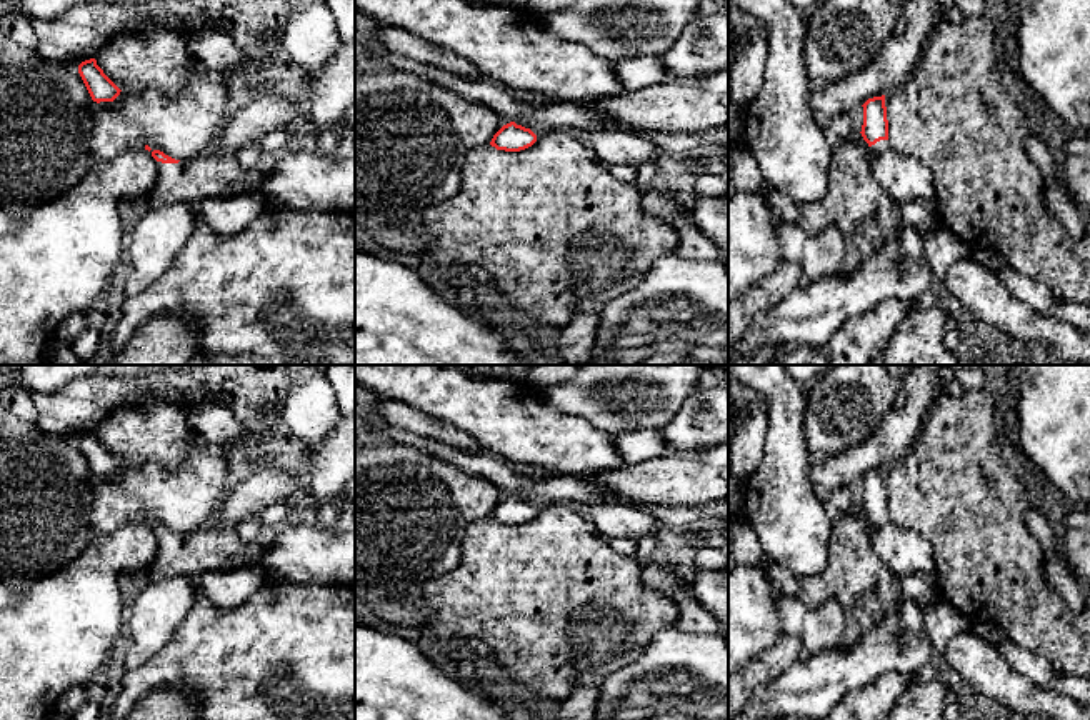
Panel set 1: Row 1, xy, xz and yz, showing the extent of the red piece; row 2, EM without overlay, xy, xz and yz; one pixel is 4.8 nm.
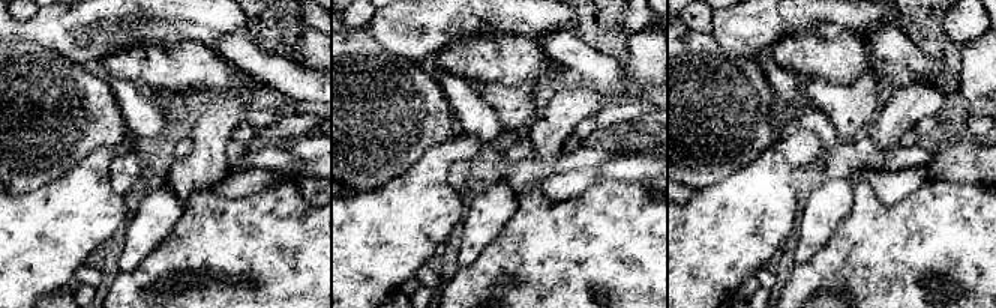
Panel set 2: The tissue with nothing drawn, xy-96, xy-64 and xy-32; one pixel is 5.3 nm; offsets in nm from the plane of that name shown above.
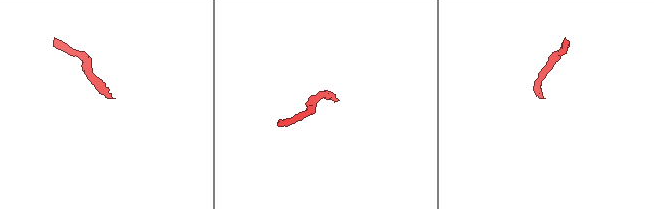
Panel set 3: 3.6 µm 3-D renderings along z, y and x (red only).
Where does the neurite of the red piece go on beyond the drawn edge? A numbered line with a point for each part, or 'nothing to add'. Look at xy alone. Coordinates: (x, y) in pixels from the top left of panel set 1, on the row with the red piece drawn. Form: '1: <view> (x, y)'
1: xy (190, 182)

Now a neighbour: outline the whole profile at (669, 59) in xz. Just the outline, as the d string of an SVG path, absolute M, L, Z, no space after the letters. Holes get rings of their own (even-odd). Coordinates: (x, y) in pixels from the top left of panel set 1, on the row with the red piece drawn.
M728 15L690 20L675 43L660 55L670 78L698 78L728 68Z

